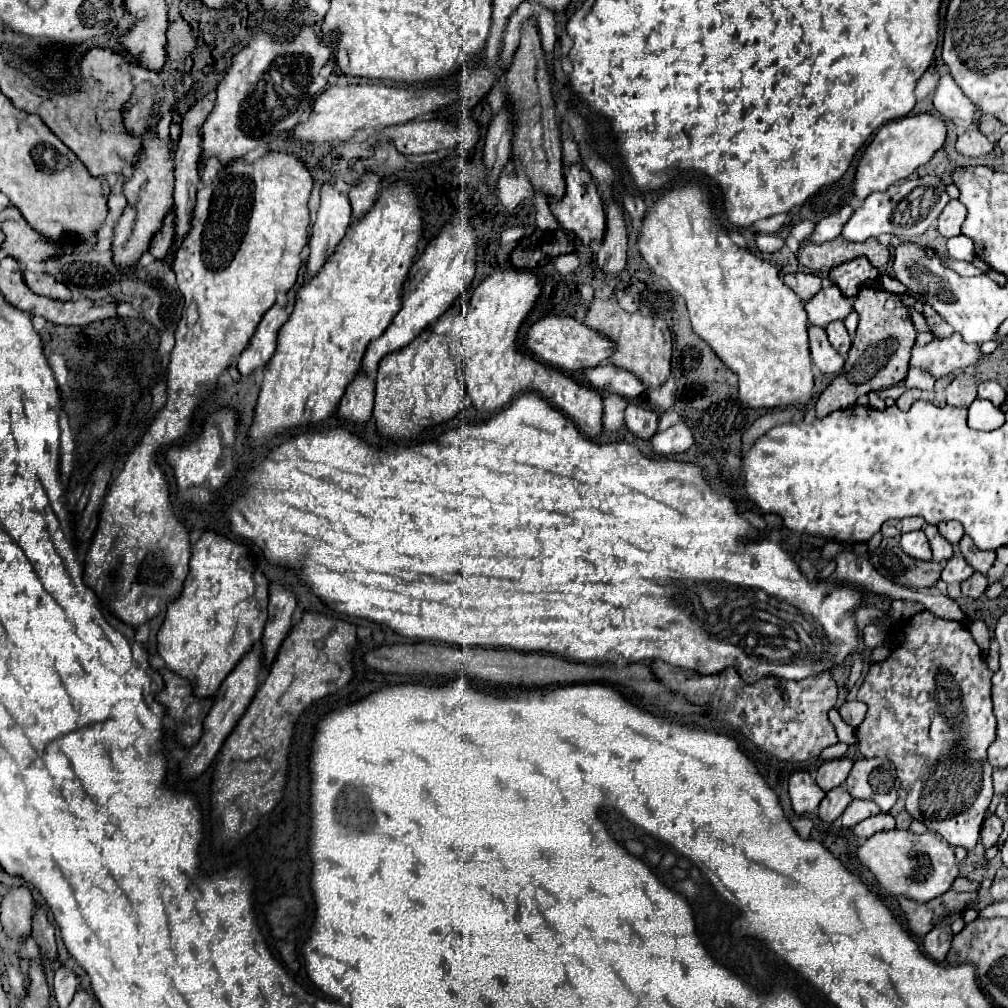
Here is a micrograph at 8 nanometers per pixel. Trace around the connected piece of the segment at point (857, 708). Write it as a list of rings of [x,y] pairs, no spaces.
[[[845,702],[841,708],[839,708],[839,714],[841,714],[841,718],[849,724],[849,726],[853,726],[853,728],[857,728],[863,720],[865,720],[865,712],[867,712],[867,706],[863,704],[863,702]]]

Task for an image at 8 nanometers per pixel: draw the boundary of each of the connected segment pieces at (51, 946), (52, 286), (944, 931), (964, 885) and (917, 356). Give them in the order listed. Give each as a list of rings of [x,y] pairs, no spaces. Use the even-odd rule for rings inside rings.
[[[35,906],[35,912],[33,912],[33,930],[31,930],[31,936],[39,944],[39,948],[43,952],[43,958],[55,958],[57,956],[55,928],[47,920],[45,910],[39,908],[39,906]]]
[[[23,272],[23,278],[25,278],[25,284],[29,286],[29,290],[39,296],[49,296],[55,300],[71,300],[69,288],[45,272],[39,272],[39,274],[37,272]]]
[[[939,924],[935,926],[925,938],[923,938],[923,948],[925,954],[937,962],[943,962],[949,948],[951,948],[951,940],[953,940],[953,932],[949,924]]]
[[[957,878],[955,882],[953,882],[953,890],[955,892],[977,892],[979,890],[979,882],[971,882],[971,880],[967,880],[967,878]]]
[[[917,334],[911,366],[929,370],[935,378],[941,378],[949,372],[975,366],[979,356],[979,346],[965,344],[959,334],[953,334],[951,338],[937,338],[935,334]]]

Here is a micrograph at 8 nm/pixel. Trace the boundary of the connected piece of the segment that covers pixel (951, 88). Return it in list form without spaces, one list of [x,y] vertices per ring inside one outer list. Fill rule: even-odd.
[[[951,76],[939,78],[933,106],[943,118],[953,120],[959,130],[975,128],[981,122],[979,108],[961,92],[961,88],[951,80]]]

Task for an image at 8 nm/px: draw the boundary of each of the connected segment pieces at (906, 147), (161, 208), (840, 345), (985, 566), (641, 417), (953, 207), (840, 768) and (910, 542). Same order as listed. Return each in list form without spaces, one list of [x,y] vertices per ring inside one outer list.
[[[915,114],[887,122],[877,130],[871,146],[859,160],[853,186],[855,196],[867,198],[869,194],[883,192],[891,184],[911,176],[919,166],[925,166],[933,158],[933,154],[945,144],[945,138],[947,138],[945,122],[931,114]]]
[[[145,138],[141,160],[135,168],[133,178],[125,182],[123,192],[129,204],[115,226],[113,260],[119,264],[137,264],[141,254],[149,248],[153,234],[163,226],[163,218],[173,204],[173,148],[159,138]]]
[[[841,320],[829,324],[825,330],[827,330],[827,336],[829,336],[831,346],[833,346],[839,354],[845,354],[845,352],[851,348],[851,338],[849,338],[847,328],[845,328],[845,324],[843,324]]]
[[[963,536],[959,542],[959,550],[963,554],[963,558],[981,574],[987,574],[987,570],[993,566],[995,562],[995,552],[993,550],[979,550],[973,540],[969,536]]]
[[[629,404],[627,410],[625,410],[627,428],[643,440],[649,440],[657,432],[657,422],[659,422],[659,416],[657,416],[655,410],[641,408],[641,406],[635,406],[635,404]]]
[[[951,200],[945,210],[941,212],[939,216],[939,234],[945,236],[945,238],[951,238],[951,236],[959,236],[961,234],[961,224],[965,220],[965,206],[959,202],[959,200]]]
[[[837,758],[837,760],[827,760],[819,766],[817,770],[817,784],[829,792],[831,788],[837,788],[845,782],[845,778],[849,776],[849,770],[853,766],[851,758]]]
[[[915,530],[909,534],[901,536],[901,548],[905,554],[917,558],[917,560],[931,560],[931,548],[929,548],[929,540],[923,534],[923,530]]]

